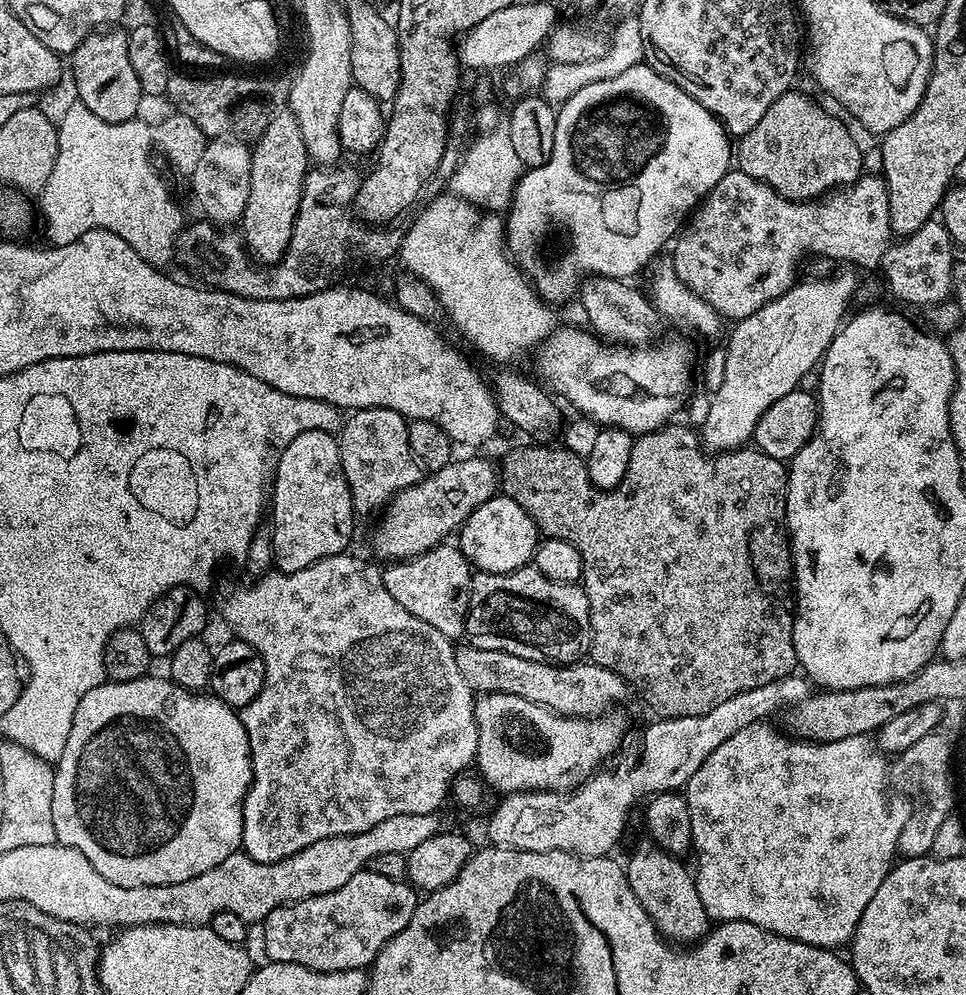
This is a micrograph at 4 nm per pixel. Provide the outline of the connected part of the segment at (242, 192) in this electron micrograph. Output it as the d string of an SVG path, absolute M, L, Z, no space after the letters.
M212 138L202 150L202 158L190 170L192 192L203 215L213 225L228 226L231 220L239 221L246 210L246 198L250 194L250 166L252 153L249 145L235 138Z

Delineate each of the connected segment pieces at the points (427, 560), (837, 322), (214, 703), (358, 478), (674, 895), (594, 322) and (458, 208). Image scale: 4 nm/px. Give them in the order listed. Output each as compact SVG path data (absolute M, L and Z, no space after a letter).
M445 542L416 556L413 560L398 560L383 569L384 585L414 618L422 618L426 626L438 630L450 641L456 642L464 636L464 623L468 617L468 599L472 593L474 569L459 547Z
M839 269L829 277L809 279L810 282L799 281L786 294L771 300L749 318L735 321L733 328L736 329L726 344L726 370L723 371L722 386L711 393L712 401L708 404L704 425L698 428L703 447L709 453L730 452L745 447L751 441L762 414L766 414L766 410L774 406L778 398L786 398L786 394L797 391L802 377L809 375L819 365L825 350L842 327L850 300L852 302L857 293L855 271L845 269Z
M149 674L130 682L113 680L90 690L90 694L78 702L78 710L74 710L74 722L66 738L66 750L62 750L62 758L54 764L53 822L56 839L82 853L86 862L90 862L90 866L94 866L94 870L98 870L106 882L114 882L114 886L166 886L174 882L186 882L186 878L198 878L198 874L206 874L206 870L218 866L218 862L230 858L230 854L242 848L242 814L248 787L252 785L252 755L239 711L216 696L187 692L170 678L161 676Z
M358 408L349 416L352 417L349 420L347 417L343 421L342 427L338 432L342 470L346 474L346 482L350 486L352 508L356 511L357 517L364 518L364 516L372 515L375 517L402 490L420 483L422 465L410 450L408 421L404 419L402 414L385 408Z
M651 839L637 846L626 860L626 871L630 890L634 890L634 898L642 902L642 910L650 914L665 940L677 946L691 946L697 940L704 939L710 931L710 921L706 914L706 906L702 906L702 898L698 898L698 886L695 875L684 865L683 859L668 855L653 844Z
M597 276L585 279L578 301L584 307L591 331L603 341L618 346L645 347L658 337L662 317L645 293L635 288L635 283Z
M447 194L448 196L436 196L413 220L412 225L407 225L404 237L400 243L400 251L398 260L401 260L406 267L409 268L411 275L415 279L421 280L426 286L432 288L433 294L436 296L436 301L440 303L443 315L448 315L450 319L456 323L456 328L460 332L465 332L468 335L468 340L481 352L484 356L489 356L492 360L504 360L500 362L512 362L508 360L516 360L519 356L524 356L531 353L533 350L540 347L548 336L551 336L558 327L558 321L551 307L545 301L541 300L540 295L536 293L532 286L532 281L520 271L520 268L515 262L506 247L506 224L503 219L495 212L485 211L485 209L475 205L470 200L465 200L464 197L455 194Z

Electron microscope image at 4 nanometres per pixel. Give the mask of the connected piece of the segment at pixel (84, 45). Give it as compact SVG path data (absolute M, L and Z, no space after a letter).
M97 30L87 36L70 54L72 76L76 79L76 92L79 103L102 118L102 122L126 122L135 120L141 115L138 75L130 66L130 55L127 53L128 32L124 30Z

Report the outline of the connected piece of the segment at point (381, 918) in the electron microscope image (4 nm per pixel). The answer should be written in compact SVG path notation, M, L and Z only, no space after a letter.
M362 870L330 894L270 910L262 922L265 957L271 962L290 962L319 972L367 969L382 946L410 922L417 903L418 892L411 884Z

